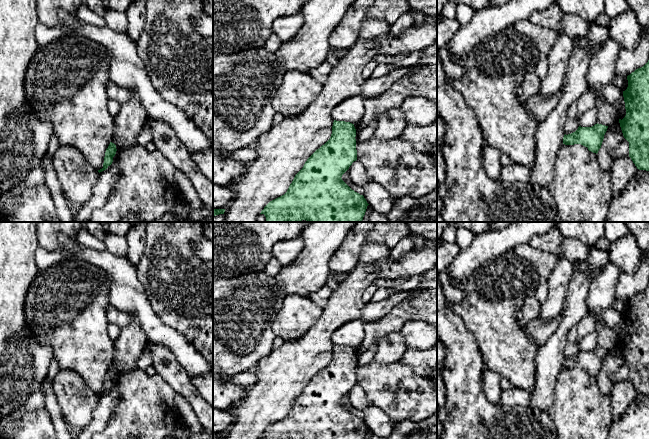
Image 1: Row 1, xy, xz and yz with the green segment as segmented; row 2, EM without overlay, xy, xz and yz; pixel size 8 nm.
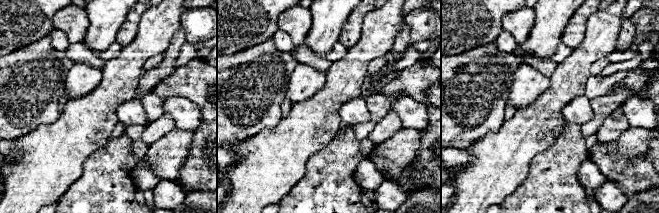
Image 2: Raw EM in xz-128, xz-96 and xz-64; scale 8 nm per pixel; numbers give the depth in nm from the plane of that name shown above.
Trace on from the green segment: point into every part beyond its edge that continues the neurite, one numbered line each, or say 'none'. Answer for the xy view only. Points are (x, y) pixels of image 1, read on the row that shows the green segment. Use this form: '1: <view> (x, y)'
none

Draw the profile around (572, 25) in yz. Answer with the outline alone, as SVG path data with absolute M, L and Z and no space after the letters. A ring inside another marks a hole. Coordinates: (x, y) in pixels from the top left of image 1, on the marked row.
M564 14L560 21L561 29L570 37L586 35L590 25L581 18L570 14Z

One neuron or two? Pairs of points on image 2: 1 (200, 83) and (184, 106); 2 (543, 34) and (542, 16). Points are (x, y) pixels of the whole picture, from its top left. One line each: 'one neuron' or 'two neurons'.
1: two neurons
2: one neuron

